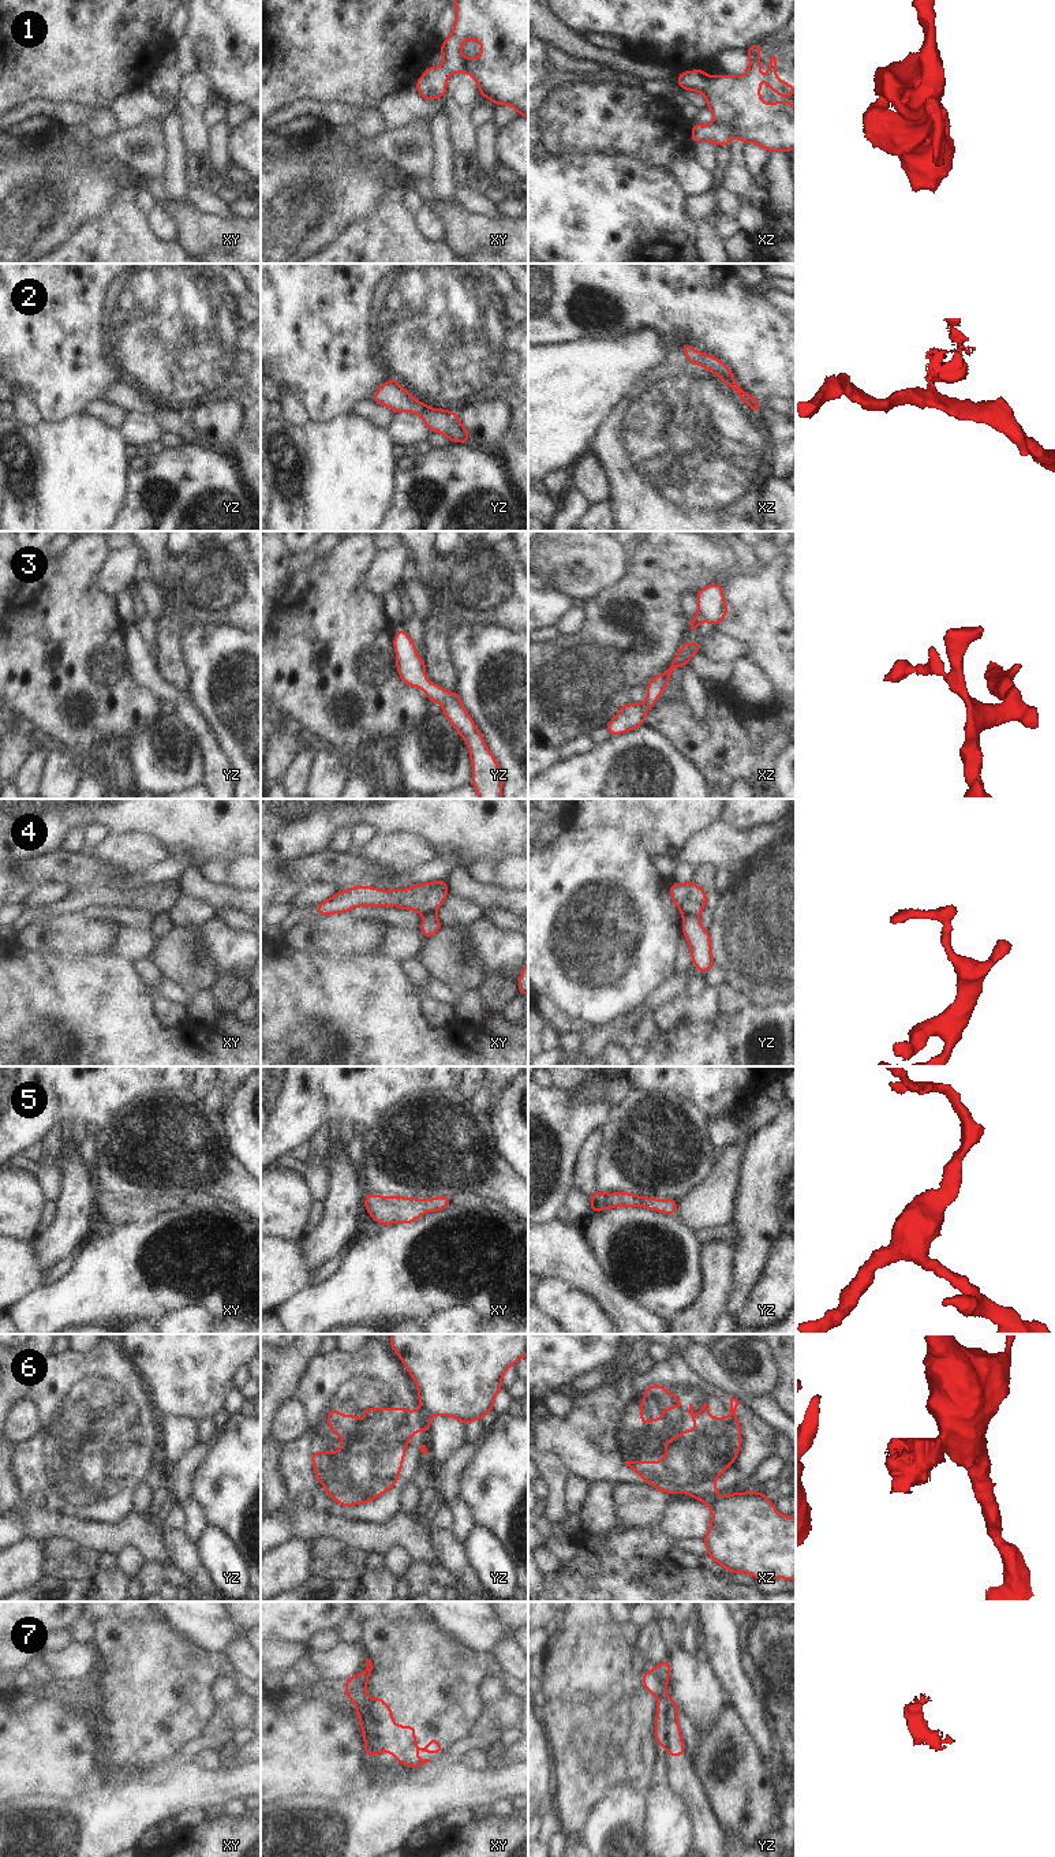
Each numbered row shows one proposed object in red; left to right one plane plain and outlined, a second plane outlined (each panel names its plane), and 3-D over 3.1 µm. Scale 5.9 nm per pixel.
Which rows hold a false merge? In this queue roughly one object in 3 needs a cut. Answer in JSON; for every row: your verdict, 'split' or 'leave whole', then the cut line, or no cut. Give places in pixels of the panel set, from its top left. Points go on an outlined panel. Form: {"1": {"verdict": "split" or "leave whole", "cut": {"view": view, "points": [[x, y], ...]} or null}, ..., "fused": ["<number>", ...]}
{"1": {"verdict": "leave whole", "cut": null}, "2": {"verdict": "split", "cut": {"view": "yz", "points": [[389, 380], [396, 383]]}}, "3": {"verdict": "leave whole", "cut": null}, "4": {"verdict": "split", "cut": {"view": "yz", "points": [[684, 915], [694, 915], [696, 918]]}}, "5": {"verdict": "leave whole", "cut": null}, "6": {"verdict": "split", "cut": {"view": "yz", "points": [[418, 1409], [423, 1428]]}}, "7": {"verdict": "split", "cut": {"view": "yz", "points": [[669, 1699], [666, 1740], [661, 1744]]}}, "fused": ["2", "4", "6", "7"]}

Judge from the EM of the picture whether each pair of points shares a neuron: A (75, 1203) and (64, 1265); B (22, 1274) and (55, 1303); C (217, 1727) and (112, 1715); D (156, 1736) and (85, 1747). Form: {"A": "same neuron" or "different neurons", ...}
{"A": "different neurons", "B": "different neurons", "C": "different neurons", "D": "different neurons"}

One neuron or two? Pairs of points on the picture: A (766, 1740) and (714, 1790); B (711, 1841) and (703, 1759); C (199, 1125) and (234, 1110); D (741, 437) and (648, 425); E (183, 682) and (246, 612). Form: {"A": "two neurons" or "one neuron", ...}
{"A": "two neurons", "B": "two neurons", "C": "two neurons", "D": "one neuron", "E": "one neuron"}

